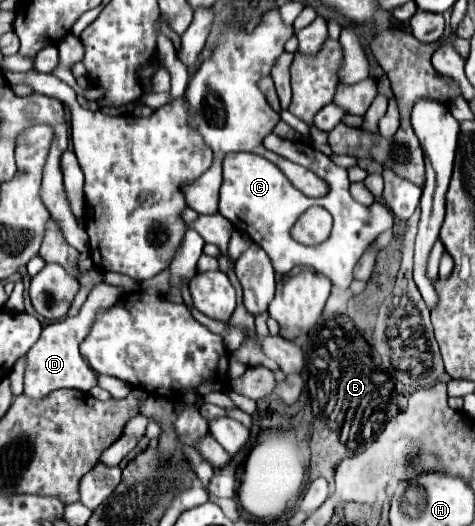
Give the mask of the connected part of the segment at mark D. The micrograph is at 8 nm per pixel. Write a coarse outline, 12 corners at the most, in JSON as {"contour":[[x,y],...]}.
{"contour":[[101,282],[75,318],[43,328],[27,352],[25,394],[89,392],[97,374],[79,354],[99,308],[125,290]]}

